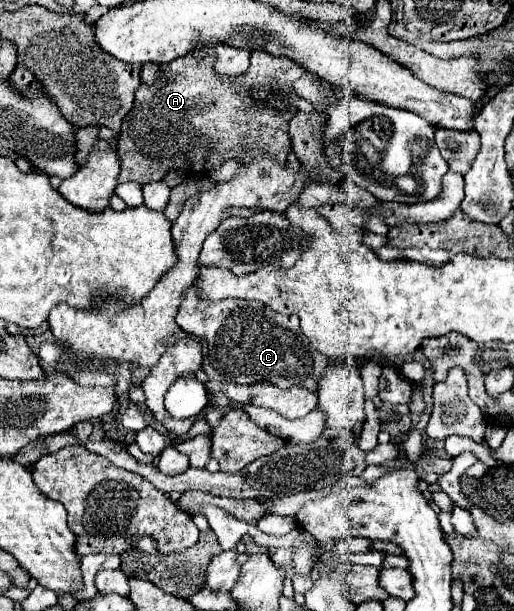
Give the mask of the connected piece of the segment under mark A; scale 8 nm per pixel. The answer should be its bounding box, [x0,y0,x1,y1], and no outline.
[117,50,307,185]

